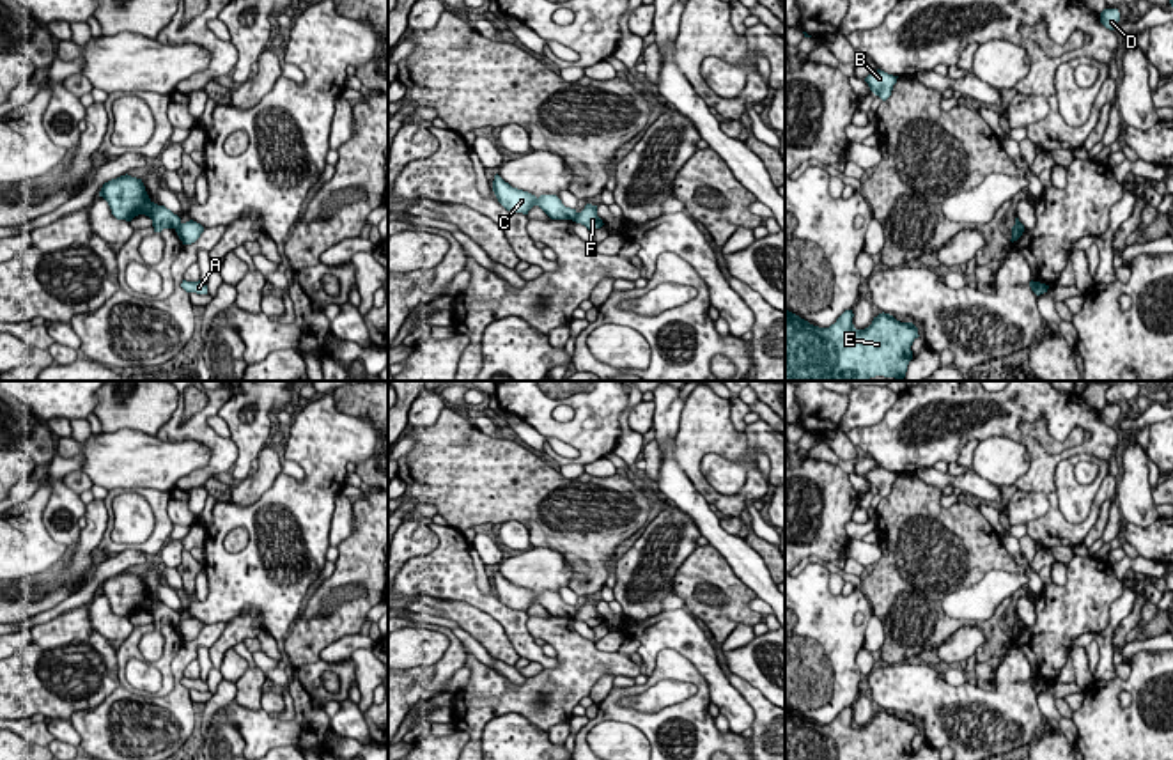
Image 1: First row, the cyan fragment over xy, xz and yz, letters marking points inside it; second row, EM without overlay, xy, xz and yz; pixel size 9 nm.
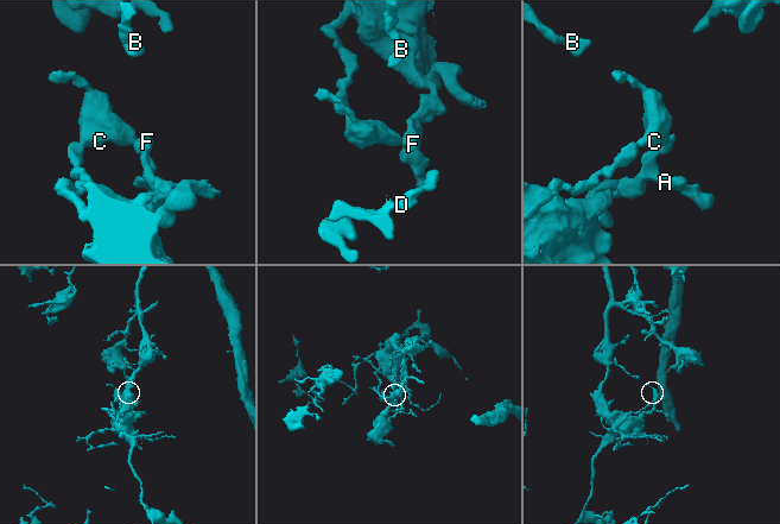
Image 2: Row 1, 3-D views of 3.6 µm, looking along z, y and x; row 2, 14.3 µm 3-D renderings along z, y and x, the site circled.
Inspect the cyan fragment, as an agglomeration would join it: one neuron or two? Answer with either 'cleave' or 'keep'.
cleave

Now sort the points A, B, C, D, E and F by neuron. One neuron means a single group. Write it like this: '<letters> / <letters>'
A B D E F / C

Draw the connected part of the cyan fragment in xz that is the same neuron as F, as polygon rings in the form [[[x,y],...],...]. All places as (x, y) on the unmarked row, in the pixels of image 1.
[[[586,601],[585,606],[576,611],[574,618],[585,622],[592,629],[604,622],[602,617],[597,613],[597,602],[592,601]]]

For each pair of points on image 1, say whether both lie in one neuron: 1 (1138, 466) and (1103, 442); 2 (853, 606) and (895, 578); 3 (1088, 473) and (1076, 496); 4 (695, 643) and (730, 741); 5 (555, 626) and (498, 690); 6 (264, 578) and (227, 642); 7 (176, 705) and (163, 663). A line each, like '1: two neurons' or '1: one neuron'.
1: two neurons
2: two neurons
3: two neurons
4: two neurons
5: one neuron
6: two neurons
7: two neurons

